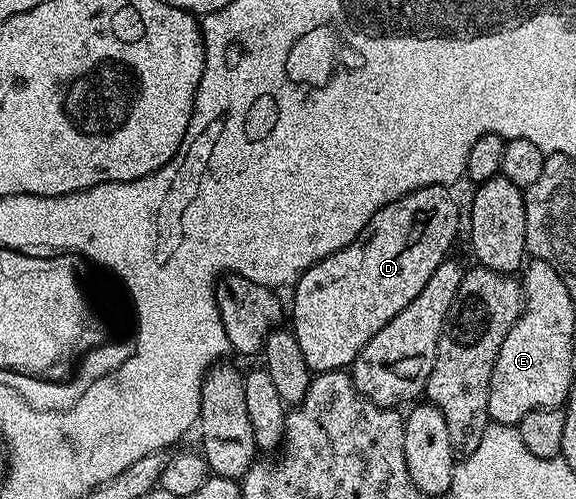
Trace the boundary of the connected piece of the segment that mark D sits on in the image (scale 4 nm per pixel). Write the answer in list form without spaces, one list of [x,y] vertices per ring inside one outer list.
[[[422,187],[389,205],[385,205],[361,229],[358,239],[345,249],[317,261],[293,285],[295,296],[289,303],[289,327],[295,333],[297,345],[305,356],[305,365],[313,373],[321,371],[341,371],[350,368],[355,358],[369,345],[369,341],[405,305],[425,289],[429,277],[452,254],[455,234],[459,231],[459,207],[447,187]]]

